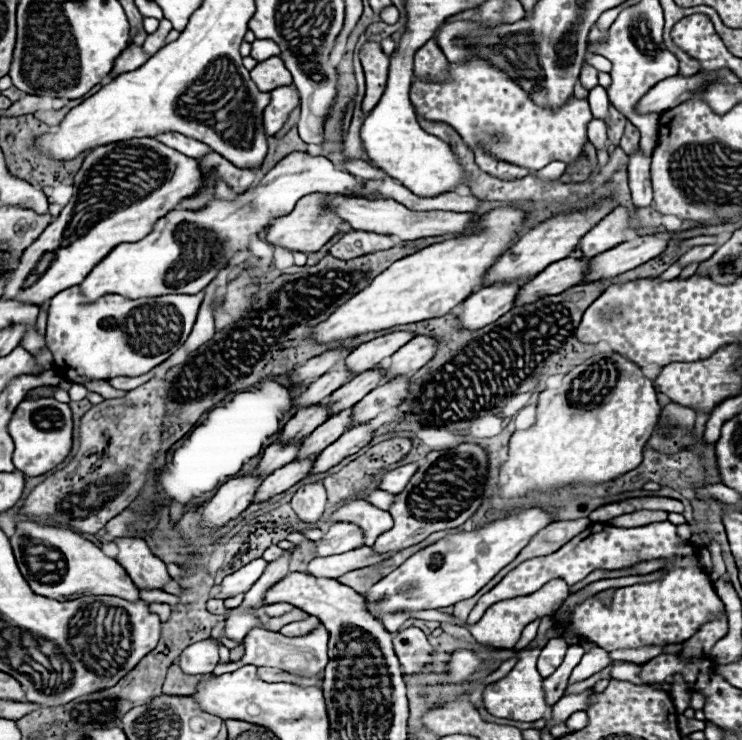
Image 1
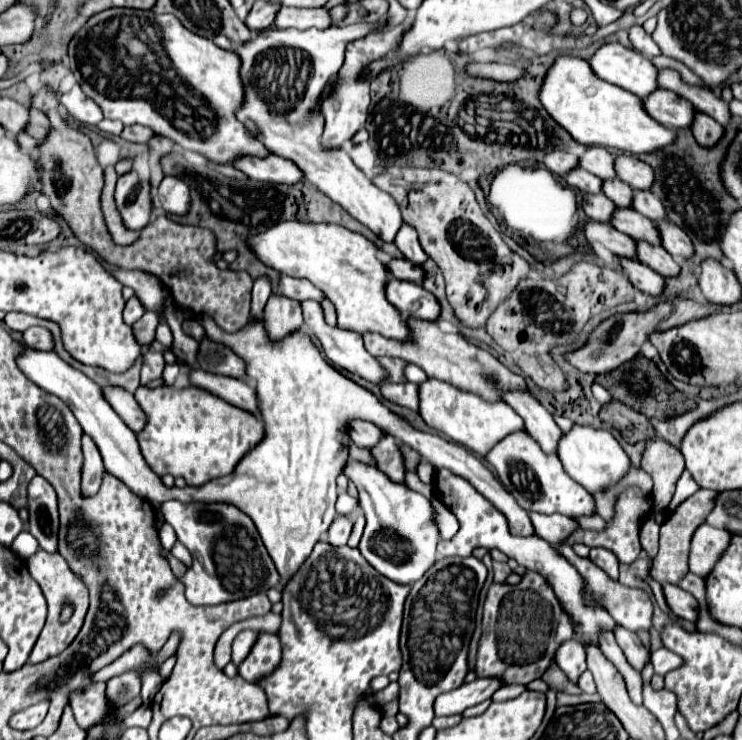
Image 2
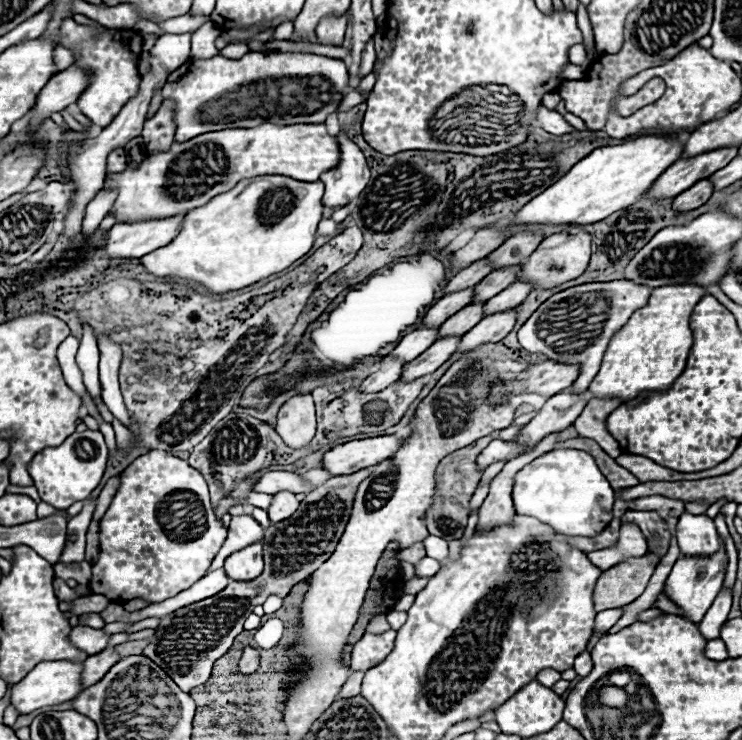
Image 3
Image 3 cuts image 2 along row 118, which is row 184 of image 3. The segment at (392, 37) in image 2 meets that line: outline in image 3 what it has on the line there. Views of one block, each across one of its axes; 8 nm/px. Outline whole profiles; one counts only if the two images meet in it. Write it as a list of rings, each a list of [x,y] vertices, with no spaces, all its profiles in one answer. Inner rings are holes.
[[[338,132],[338,144],[342,144],[342,162],[338,162],[338,168],[332,168],[320,176],[320,180],[326,184],[322,204],[328,210],[346,206],[358,198],[370,180],[370,170],[364,154],[346,136],[346,132]]]

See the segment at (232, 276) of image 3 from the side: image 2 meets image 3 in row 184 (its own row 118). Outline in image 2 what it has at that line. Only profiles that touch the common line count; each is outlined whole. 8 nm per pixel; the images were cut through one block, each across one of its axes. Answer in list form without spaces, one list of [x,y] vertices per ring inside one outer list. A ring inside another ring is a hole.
[[[386,18],[372,24],[358,22],[344,28],[332,26],[328,30],[262,30],[256,38],[234,50],[240,58],[240,80],[244,86],[244,100],[236,110],[236,118],[244,124],[250,136],[266,146],[270,154],[292,160],[304,174],[306,182],[338,202],[378,238],[394,242],[402,226],[398,204],[394,204],[390,194],[376,188],[366,174],[354,166],[352,158],[344,150],[328,150],[320,144],[324,118],[318,108],[322,90],[344,64],[346,44],[372,32],[382,32],[384,28]]]

